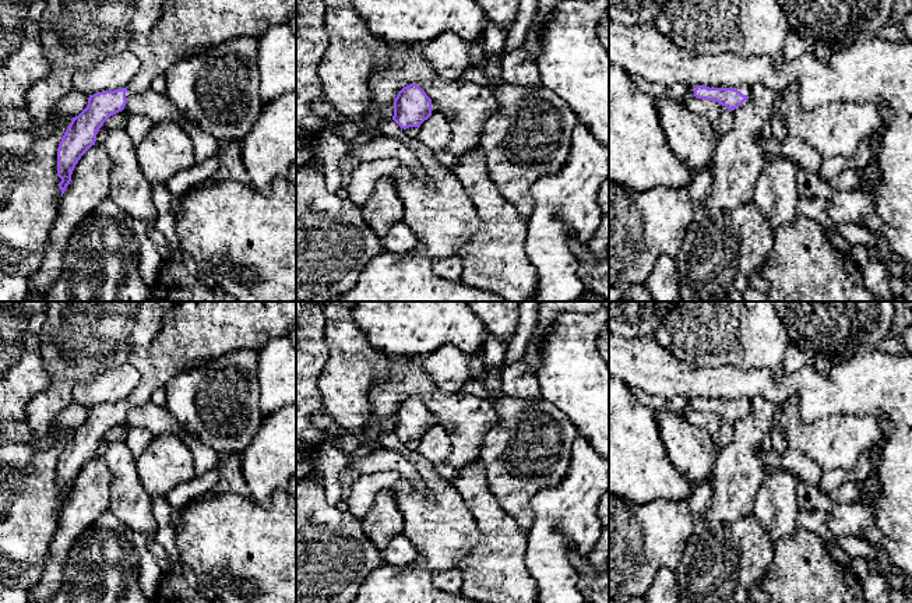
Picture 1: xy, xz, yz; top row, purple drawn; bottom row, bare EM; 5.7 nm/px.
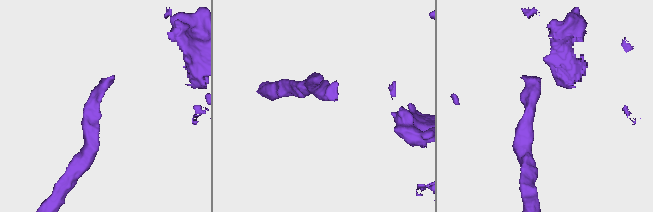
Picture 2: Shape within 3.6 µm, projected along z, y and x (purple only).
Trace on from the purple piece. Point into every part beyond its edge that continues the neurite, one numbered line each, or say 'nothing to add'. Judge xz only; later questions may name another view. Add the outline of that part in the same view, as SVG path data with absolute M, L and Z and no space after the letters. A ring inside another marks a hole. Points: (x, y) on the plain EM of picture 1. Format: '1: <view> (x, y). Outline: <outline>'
nothing to add

